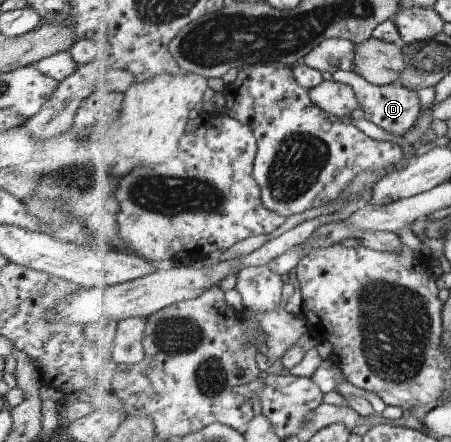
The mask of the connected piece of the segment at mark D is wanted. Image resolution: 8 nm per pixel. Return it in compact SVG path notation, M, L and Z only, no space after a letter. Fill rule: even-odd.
M337 70L328 75L333 80L344 82L355 89L360 108L364 112L364 118L373 122L378 127L391 133L395 139L403 138L403 134L415 126L415 122L423 112L421 100L417 91L409 90L399 84L399 82L389 83L386 85L376 85L365 80L355 70Z

